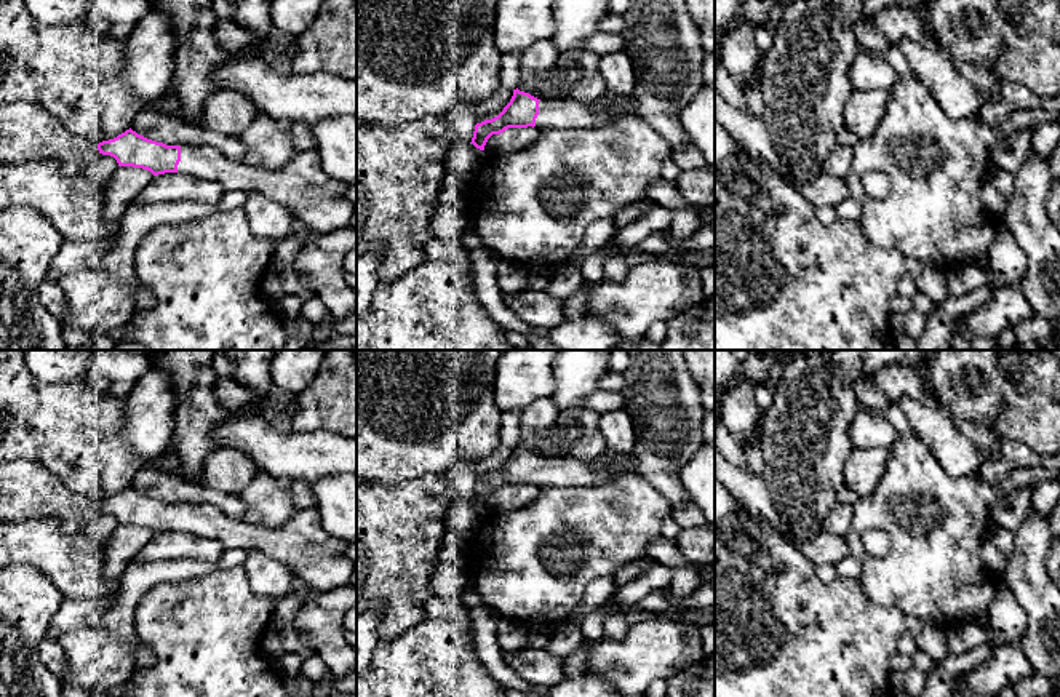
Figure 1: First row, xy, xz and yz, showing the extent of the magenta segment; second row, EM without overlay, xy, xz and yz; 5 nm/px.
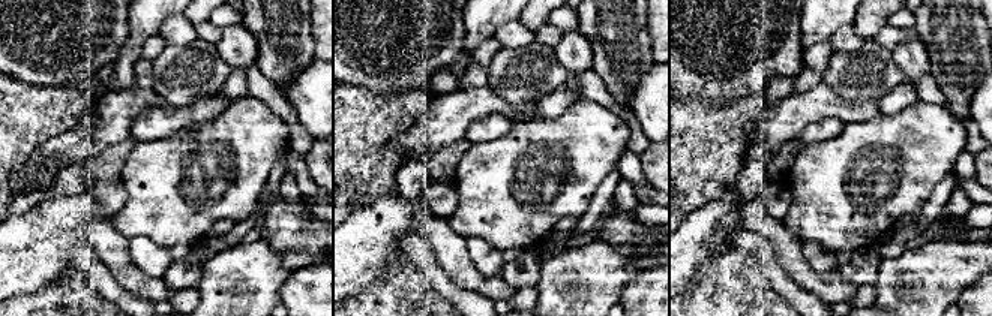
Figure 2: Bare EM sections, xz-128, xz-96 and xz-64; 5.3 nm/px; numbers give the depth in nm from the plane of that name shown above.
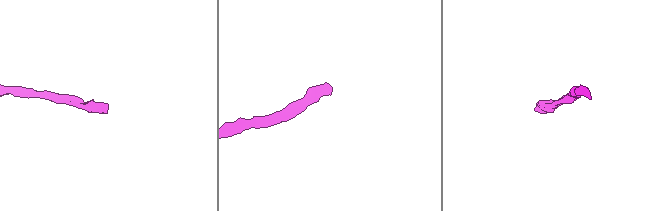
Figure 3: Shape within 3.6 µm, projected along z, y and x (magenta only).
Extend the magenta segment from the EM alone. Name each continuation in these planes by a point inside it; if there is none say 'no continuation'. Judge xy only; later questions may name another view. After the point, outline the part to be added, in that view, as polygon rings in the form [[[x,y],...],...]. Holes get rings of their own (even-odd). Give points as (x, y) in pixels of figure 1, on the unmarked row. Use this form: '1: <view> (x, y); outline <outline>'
1: xy (318, 560); outline [[[181,504],[177,531],[219,540],[227,550],[256,550],[283,563],[312,593],[352,582],[349,544],[325,532],[317,508],[301,508],[283,528],[237,521],[211,504]]]

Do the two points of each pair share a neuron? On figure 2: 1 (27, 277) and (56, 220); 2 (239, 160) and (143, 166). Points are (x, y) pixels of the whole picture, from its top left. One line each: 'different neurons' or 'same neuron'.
1: same neuron
2: same neuron

